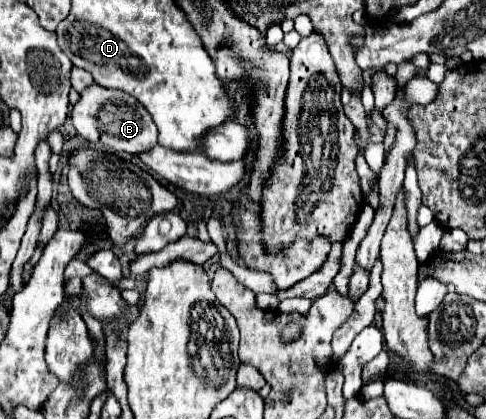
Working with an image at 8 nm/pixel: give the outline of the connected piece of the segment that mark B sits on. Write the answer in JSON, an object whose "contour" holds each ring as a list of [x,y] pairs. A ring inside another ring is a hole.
{"contour":[[[91,84],[81,92],[79,102],[71,110],[71,122],[79,136],[83,136],[91,146],[107,148],[115,152],[127,152],[127,154],[143,154],[149,152],[157,144],[157,126],[153,124],[149,112],[139,104],[133,96],[121,92],[121,90],[107,90],[99,84]],[[111,104],[117,108],[115,114],[105,112],[105,106]]]}

